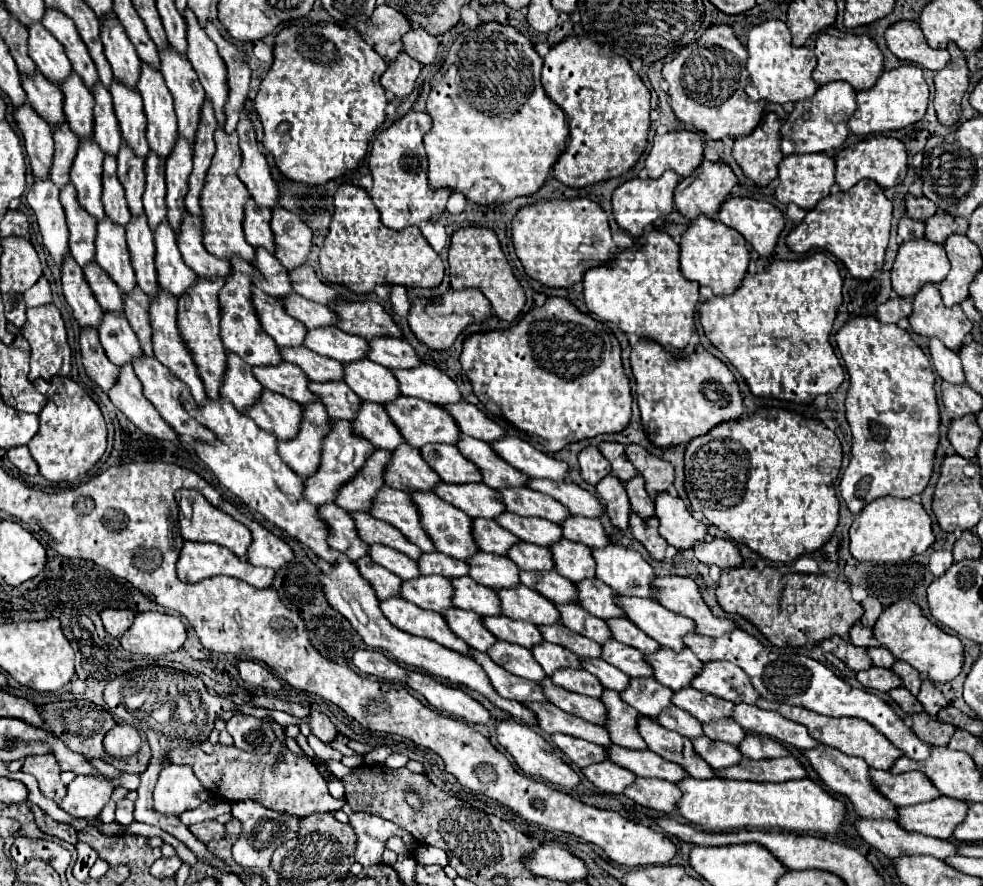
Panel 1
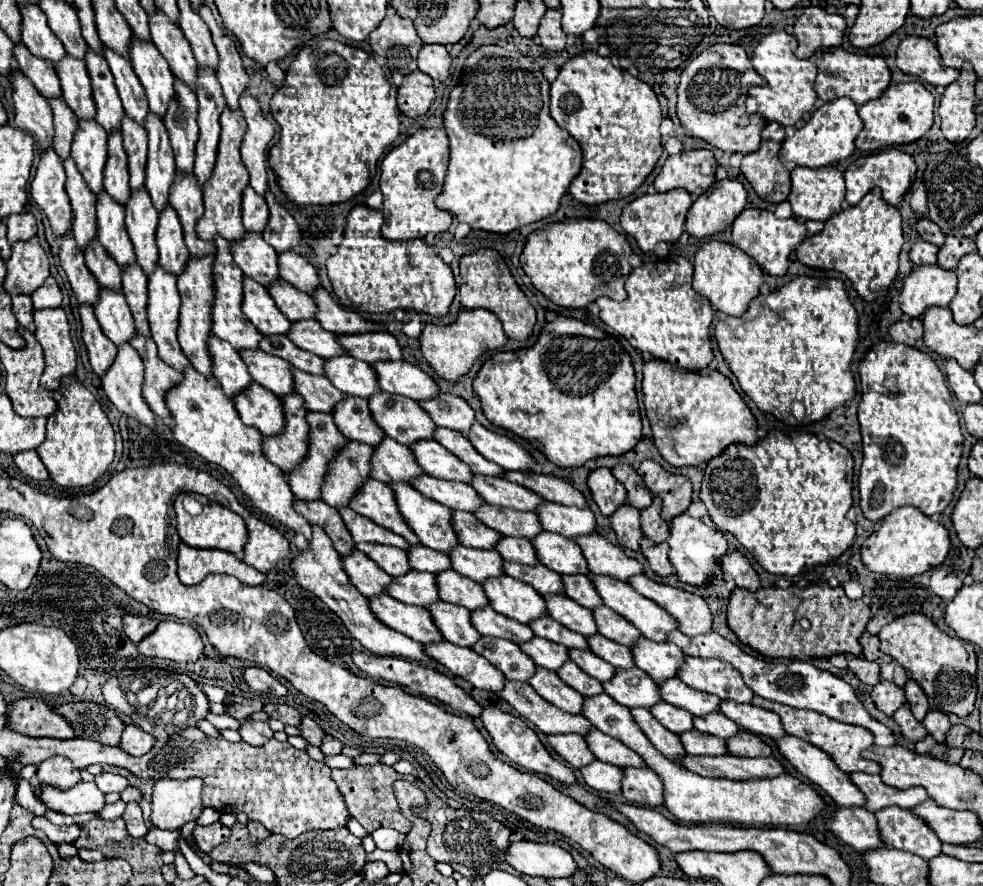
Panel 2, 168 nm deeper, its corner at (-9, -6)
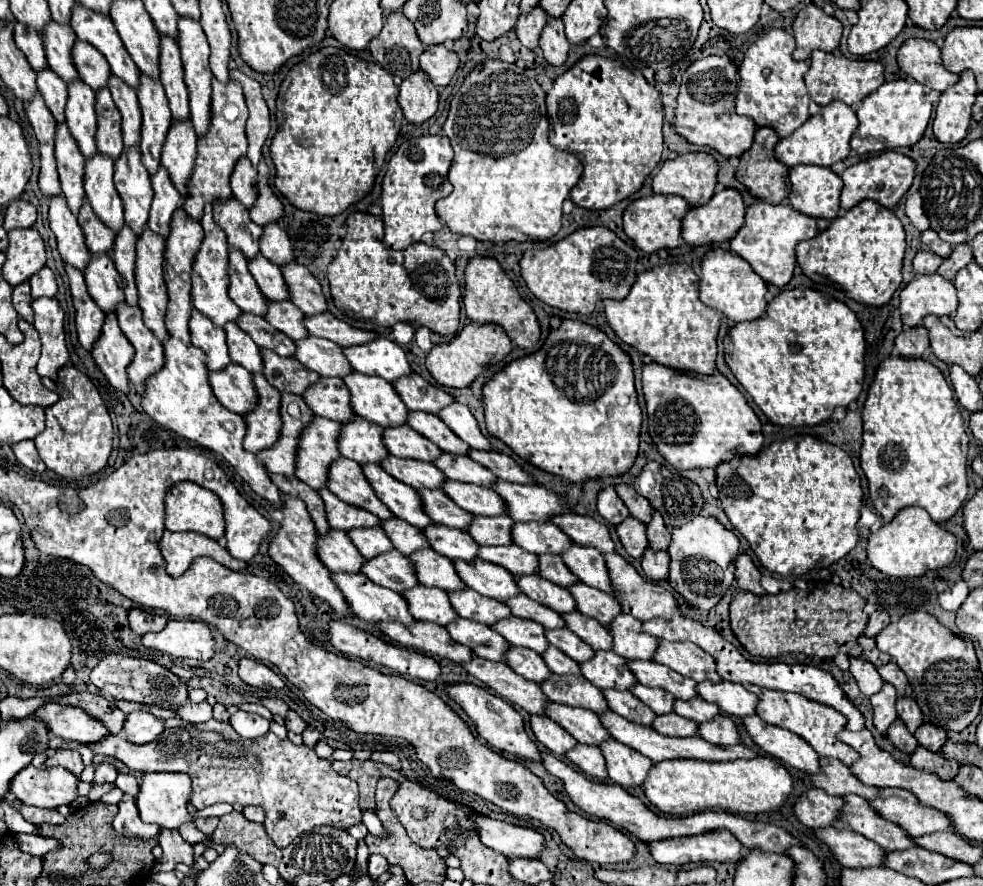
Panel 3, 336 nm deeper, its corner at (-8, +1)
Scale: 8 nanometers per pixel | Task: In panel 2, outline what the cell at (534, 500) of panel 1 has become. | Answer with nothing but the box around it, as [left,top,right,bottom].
[469,474,543,510]

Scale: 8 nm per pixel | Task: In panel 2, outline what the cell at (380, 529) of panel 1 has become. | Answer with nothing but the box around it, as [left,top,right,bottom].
[337,508,407,550]

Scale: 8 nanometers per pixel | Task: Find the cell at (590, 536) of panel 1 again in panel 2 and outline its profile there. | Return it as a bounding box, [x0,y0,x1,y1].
[535,502,595,538]

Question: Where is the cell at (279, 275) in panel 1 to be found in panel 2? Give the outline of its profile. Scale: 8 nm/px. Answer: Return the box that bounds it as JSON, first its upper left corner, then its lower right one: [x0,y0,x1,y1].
[229,232,277,286]

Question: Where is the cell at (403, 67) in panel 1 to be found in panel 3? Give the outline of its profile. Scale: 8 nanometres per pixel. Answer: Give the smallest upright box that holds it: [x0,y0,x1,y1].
[398,71,438,123]

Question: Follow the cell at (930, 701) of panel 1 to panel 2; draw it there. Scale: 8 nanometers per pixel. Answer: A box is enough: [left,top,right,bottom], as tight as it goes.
[923,710,951,742]

